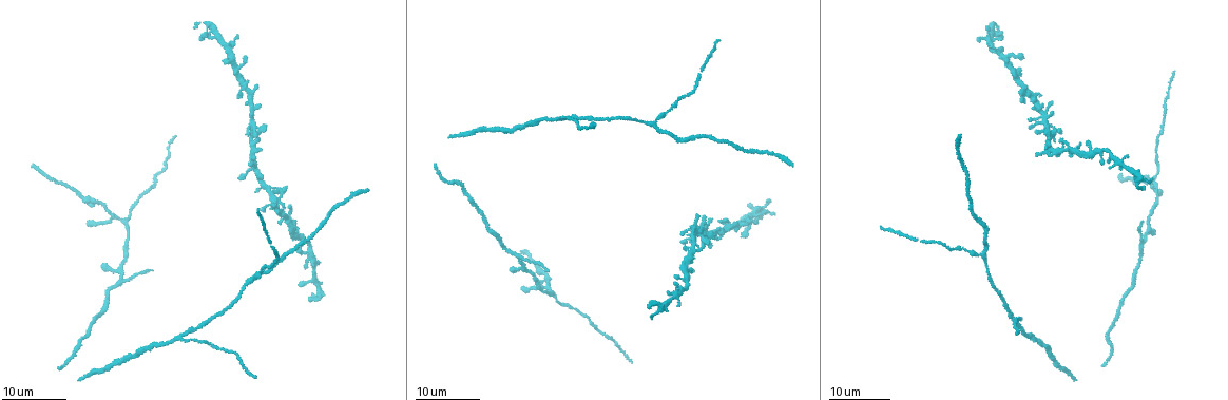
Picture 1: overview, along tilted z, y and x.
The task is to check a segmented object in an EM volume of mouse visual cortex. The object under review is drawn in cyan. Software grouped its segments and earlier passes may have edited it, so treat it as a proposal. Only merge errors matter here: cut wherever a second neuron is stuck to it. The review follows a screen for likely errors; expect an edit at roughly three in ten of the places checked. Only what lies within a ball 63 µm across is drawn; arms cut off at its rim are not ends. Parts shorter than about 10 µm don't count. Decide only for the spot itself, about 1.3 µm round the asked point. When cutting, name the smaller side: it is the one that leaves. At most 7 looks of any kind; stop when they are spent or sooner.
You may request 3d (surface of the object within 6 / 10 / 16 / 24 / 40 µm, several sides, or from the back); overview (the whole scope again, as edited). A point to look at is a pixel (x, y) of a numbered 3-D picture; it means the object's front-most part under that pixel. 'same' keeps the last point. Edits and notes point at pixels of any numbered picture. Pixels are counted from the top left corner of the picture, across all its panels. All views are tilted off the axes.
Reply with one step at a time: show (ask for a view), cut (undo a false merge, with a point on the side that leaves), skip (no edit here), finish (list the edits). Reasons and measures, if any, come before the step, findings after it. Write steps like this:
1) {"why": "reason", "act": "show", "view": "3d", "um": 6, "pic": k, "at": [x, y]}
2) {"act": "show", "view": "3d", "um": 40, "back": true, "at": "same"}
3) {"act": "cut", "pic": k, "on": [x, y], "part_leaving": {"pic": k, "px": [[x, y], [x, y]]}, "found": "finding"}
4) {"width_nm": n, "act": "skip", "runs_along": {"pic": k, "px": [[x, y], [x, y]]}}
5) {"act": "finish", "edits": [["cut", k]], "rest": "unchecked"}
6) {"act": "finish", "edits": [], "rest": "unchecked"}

{"why": "a fork", "act": "show", "view": "3d", "um": 16, "pic": 1, "at": [123, 218]}

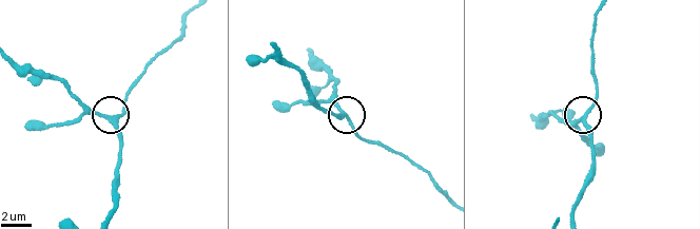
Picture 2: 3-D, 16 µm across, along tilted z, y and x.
{"why": "zoom in", "act": "show", "view": "3d", "um": 6, "pic": 2, "at": [110, 115]}

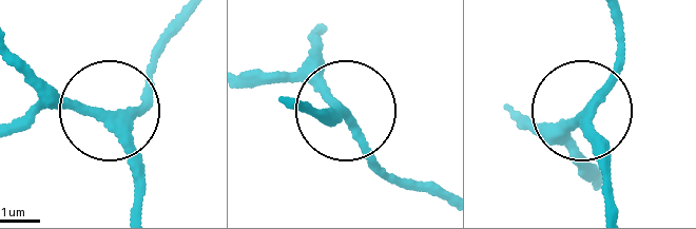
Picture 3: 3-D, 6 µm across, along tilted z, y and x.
{"width_nm": 220, "act": "skip", "runs_along": {"pic": 3, "px": [[134, 208], [116, 125], [25, 80]]}, "found": "continuous, no second neuron"}

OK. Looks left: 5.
{"why": "arms part here", "act": "show", "view": "3d", "um": 16, "pic": 1, "at": [520, 258]}

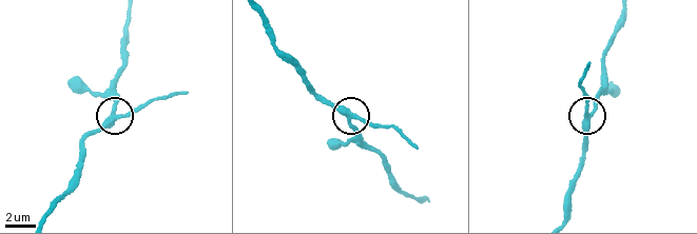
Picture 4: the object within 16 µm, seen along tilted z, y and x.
{"act": "show", "view": "3d", "um": 6, "pic": 4, "at": [592, 113]}

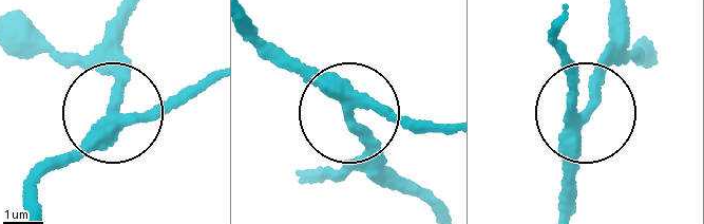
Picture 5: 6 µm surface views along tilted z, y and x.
{"width_nm": 290, "act": "skip", "found": "one neuron here"}

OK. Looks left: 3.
{"why": "three-way junction", "act": "show", "view": "3d", "um": 16, "pic": 1, "at": [1045, 150]}

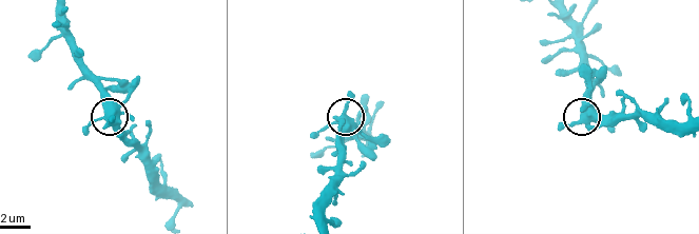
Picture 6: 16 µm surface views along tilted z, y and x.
{"act": "show", "view": "3d", "um": 10, "pic": 6, "at": [583, 121]}

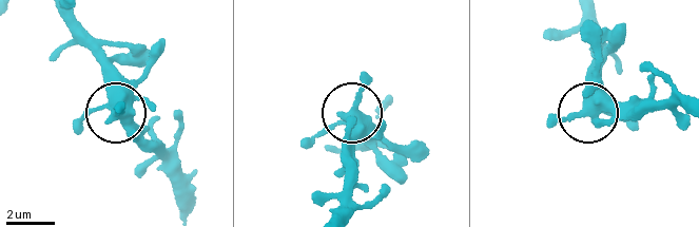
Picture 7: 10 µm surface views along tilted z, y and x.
{"width_nm": 330, "act": "skip", "runs_along": {"pic": 7, "px": [[71, 13], [103, 72], [111, 109], [161, 147]]}, "found": "one neuron here"}

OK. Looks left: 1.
{"act": "finish", "edits": [], "rest": "unchecked"}

